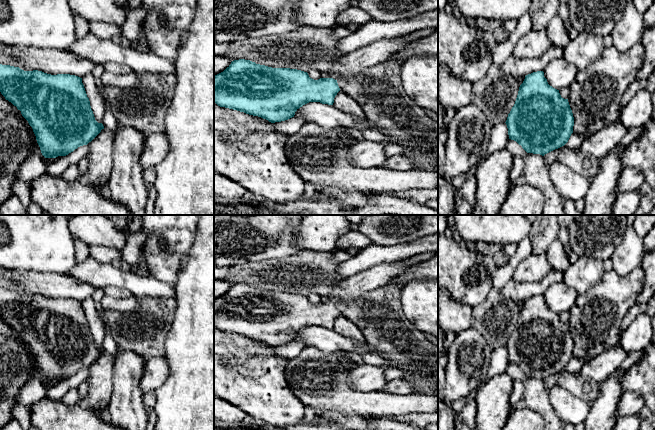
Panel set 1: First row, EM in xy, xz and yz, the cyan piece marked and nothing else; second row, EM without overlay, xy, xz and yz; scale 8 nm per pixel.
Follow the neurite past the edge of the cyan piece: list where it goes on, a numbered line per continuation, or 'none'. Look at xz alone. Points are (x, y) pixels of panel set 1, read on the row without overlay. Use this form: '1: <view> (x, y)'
1: xz (351, 289)

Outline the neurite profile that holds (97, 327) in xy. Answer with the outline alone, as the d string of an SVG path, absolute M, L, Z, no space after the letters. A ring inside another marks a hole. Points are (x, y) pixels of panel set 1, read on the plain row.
M92 296L82 301L82 307L84 309L87 321L90 325L90 330L93 335L95 344L98 347L102 347L103 339L105 337L105 326L98 316L98 311L95 306L95 302Z

